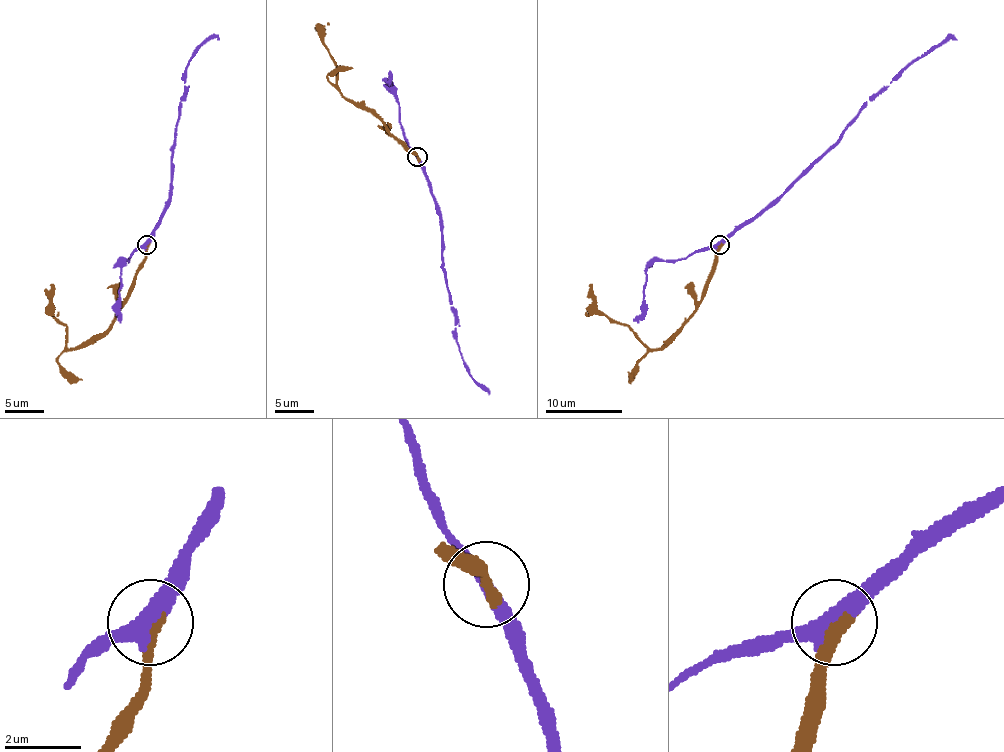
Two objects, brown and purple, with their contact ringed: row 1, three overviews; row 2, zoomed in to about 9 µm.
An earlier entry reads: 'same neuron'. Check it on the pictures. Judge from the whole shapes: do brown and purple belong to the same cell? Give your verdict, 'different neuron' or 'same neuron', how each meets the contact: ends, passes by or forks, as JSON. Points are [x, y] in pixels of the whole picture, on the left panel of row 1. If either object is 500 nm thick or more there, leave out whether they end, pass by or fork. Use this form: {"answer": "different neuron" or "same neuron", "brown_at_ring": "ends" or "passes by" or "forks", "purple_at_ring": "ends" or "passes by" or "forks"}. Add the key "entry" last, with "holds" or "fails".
{"answer": "same neuron", "brown_at_ring": "ends", "purple_at_ring": "passes by", "entry": "holds"}

